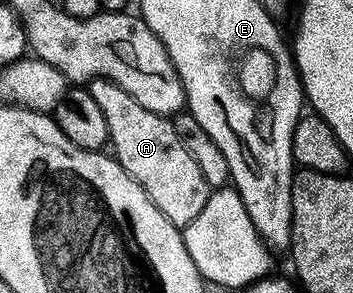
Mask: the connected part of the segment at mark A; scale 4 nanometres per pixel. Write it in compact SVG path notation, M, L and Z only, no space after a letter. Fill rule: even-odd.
M105 77L90 82L89 91L105 115L109 145L115 148L113 156L119 166L147 192L165 219L180 227L193 223L201 207L205 207L209 187L205 175L201 175L201 167L197 167L193 155L185 151L185 143L181 143L174 124L160 113L141 107L137 99Z

